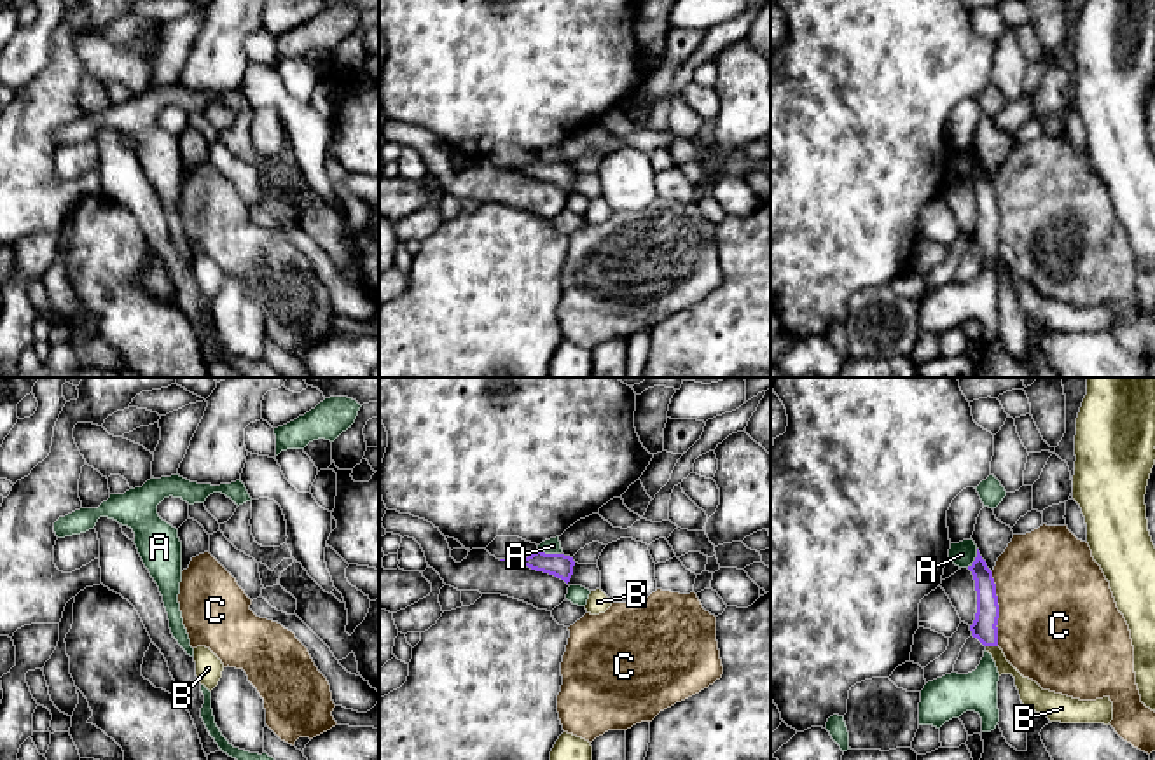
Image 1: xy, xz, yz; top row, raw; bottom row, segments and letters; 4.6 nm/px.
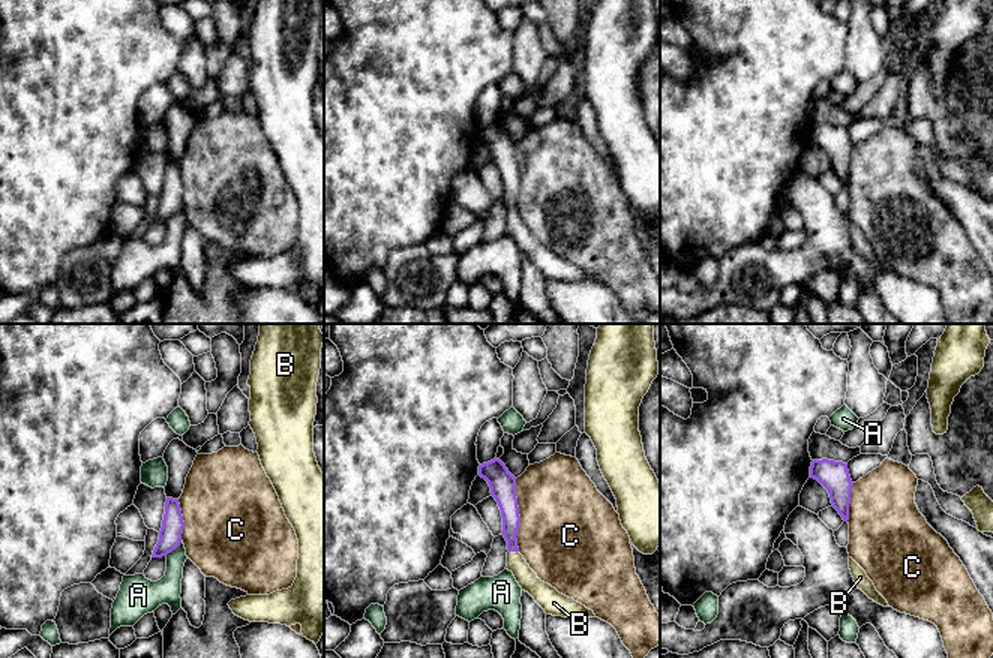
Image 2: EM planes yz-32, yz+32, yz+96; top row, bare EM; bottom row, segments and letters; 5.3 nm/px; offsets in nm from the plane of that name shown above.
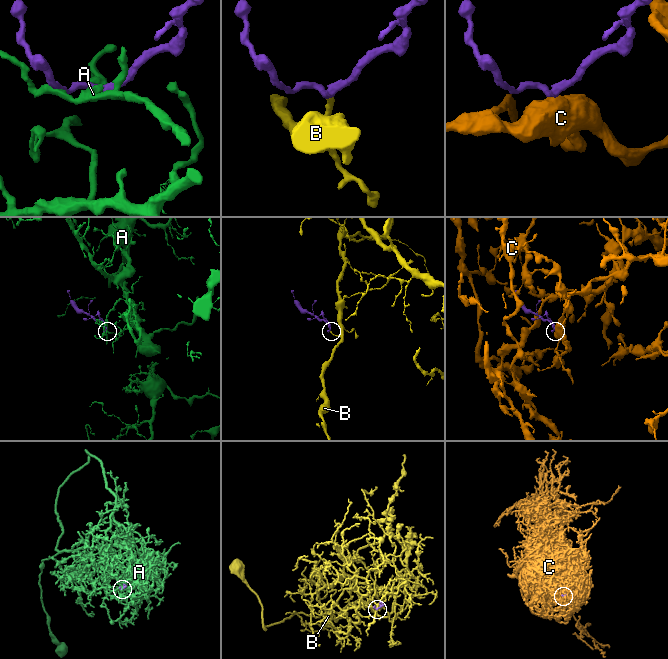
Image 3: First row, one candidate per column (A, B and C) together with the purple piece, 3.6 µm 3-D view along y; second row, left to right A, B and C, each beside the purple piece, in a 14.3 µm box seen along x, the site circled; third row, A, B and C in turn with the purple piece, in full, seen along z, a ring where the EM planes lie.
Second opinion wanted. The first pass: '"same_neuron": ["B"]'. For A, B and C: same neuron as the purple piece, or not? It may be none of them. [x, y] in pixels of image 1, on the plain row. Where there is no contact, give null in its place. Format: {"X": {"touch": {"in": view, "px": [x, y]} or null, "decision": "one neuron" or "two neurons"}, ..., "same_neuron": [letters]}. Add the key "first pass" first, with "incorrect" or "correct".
{"first pass": "correct", "A": {"touch": {"in": "xz", "px": [549, 163]}, "decision": "two neurons"}, "B": {"touch": {"in": "yz", "px": [991, 254]}, "decision": "one neuron"}, "C": {"touch": {"in": "yz", "px": [998, 217]}, "decision": "two neurons"}, "same_neuron": ["B"]}

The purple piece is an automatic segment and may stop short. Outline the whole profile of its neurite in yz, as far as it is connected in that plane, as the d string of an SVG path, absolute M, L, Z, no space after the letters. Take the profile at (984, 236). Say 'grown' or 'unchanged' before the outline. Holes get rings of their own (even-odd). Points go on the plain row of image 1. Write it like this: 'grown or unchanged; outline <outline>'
grown; outline M979 157L975 169L968 175L975 189L977 222L970 234L972 245L977 246L996 271L998 281L1012 283L1022 313L1045 323L1050 330L1061 332L1104 332L1113 328L1113 311L1110 306L1096 309L1080 309L1050 299L1043 299L1036 290L1024 287L1005 266L998 255L999 213L992 180L987 176Z

